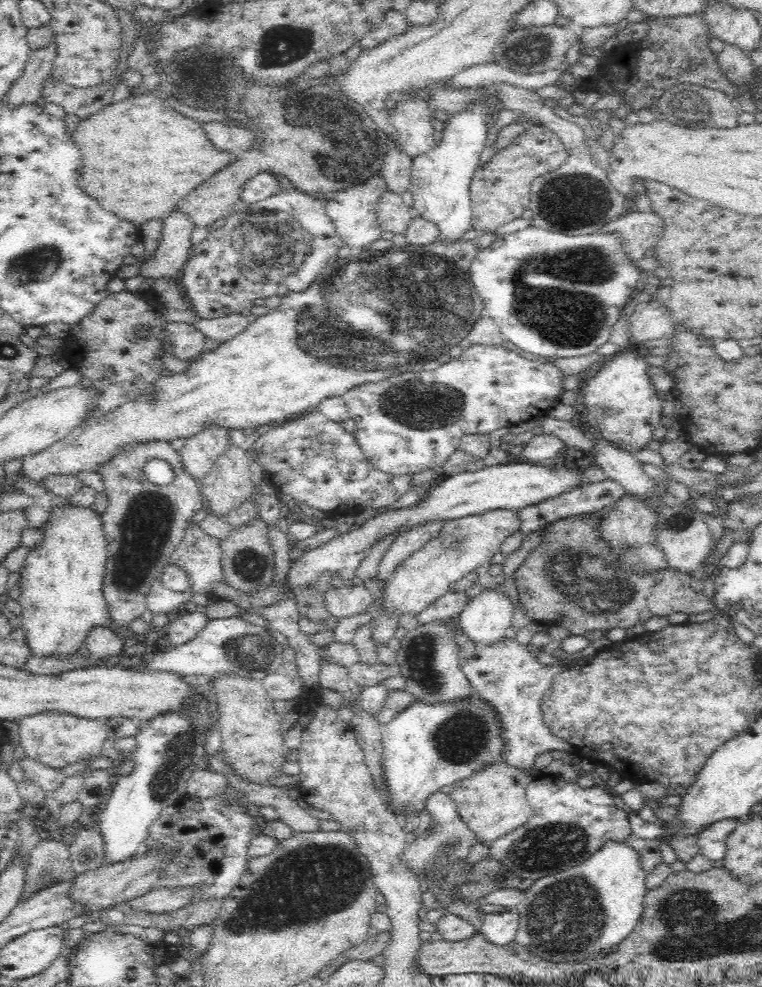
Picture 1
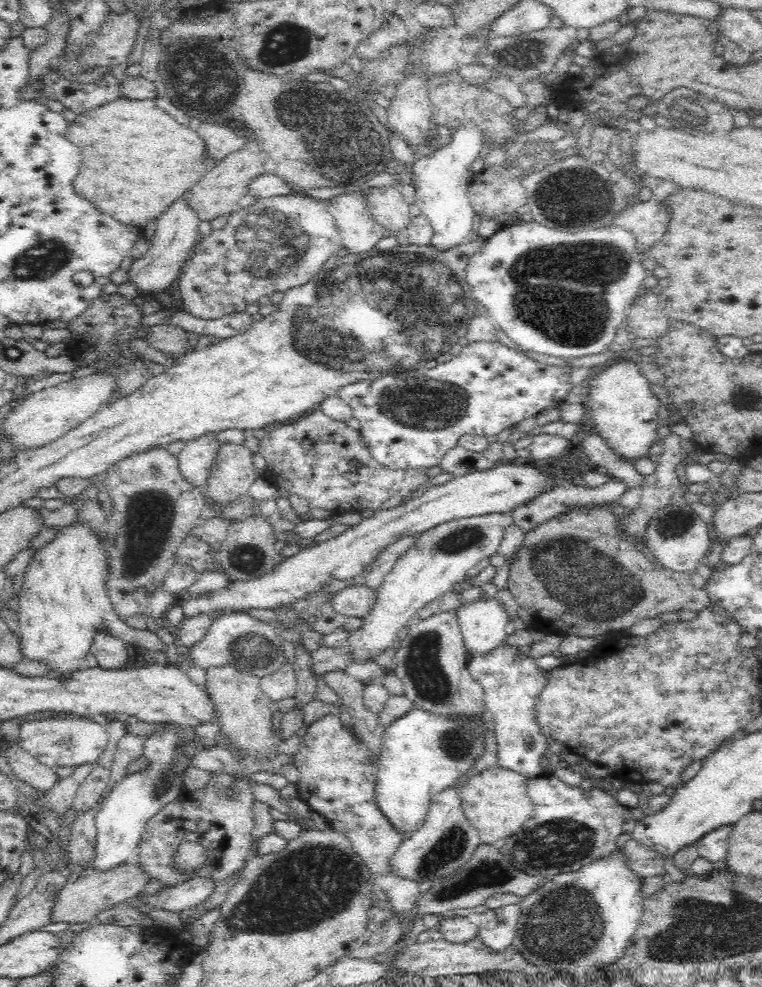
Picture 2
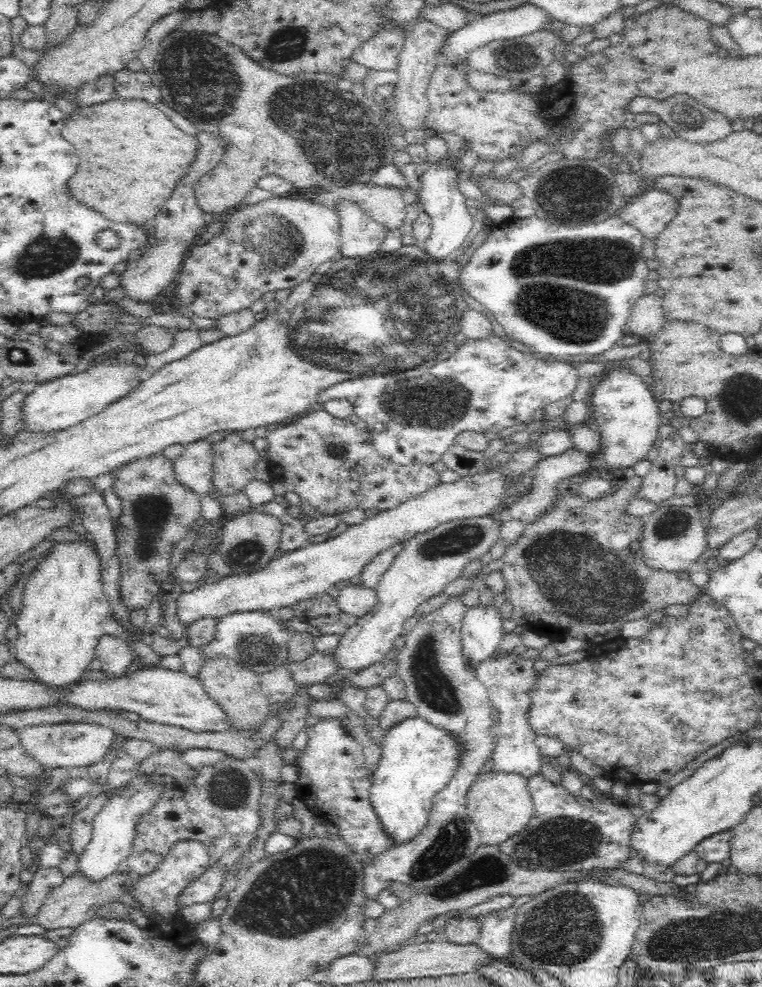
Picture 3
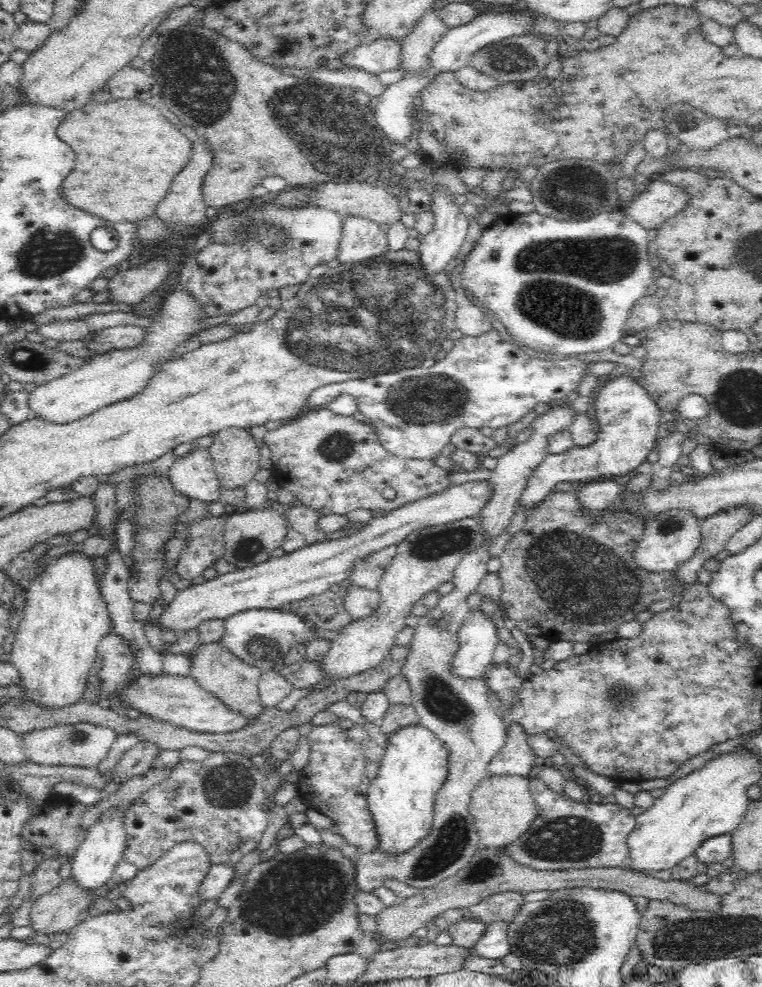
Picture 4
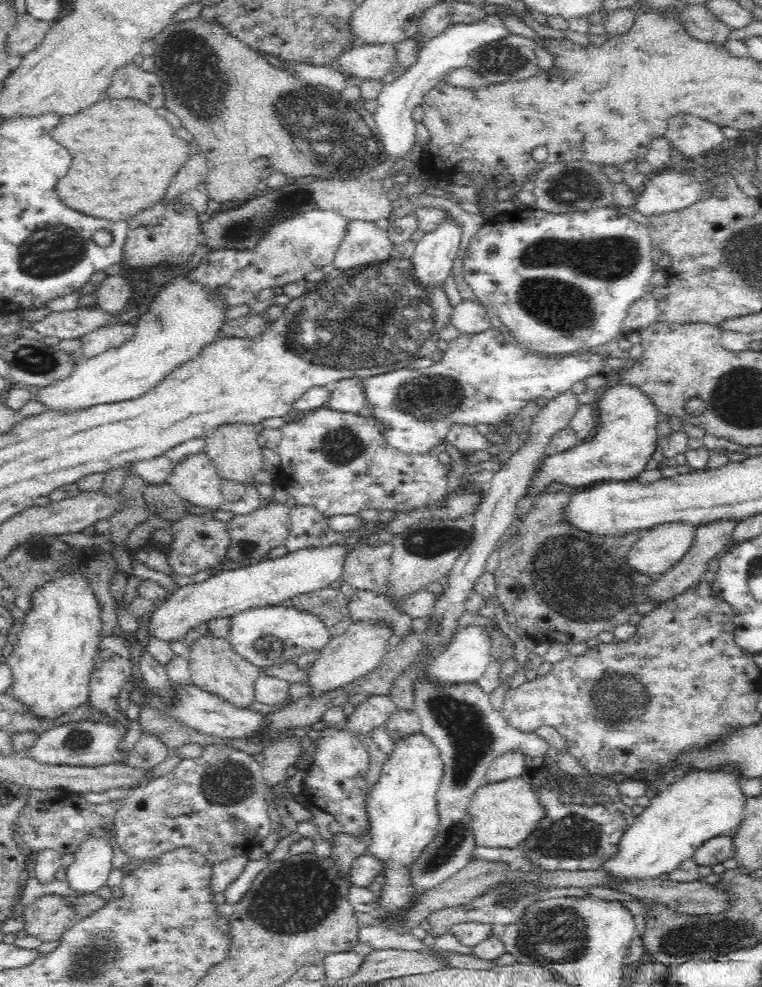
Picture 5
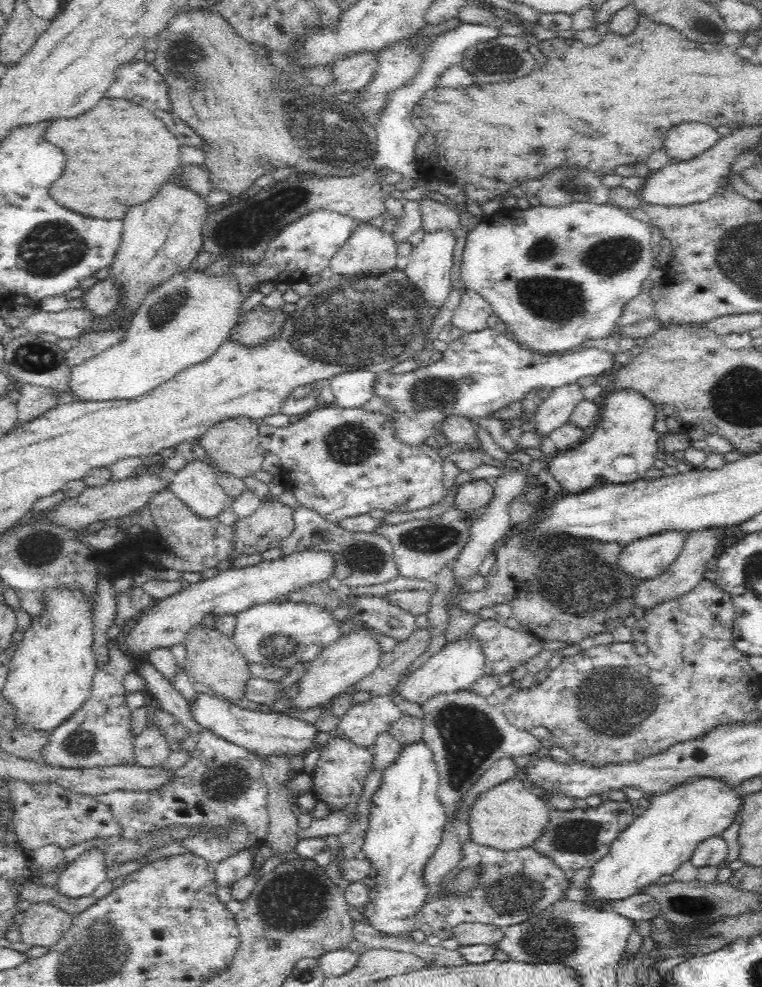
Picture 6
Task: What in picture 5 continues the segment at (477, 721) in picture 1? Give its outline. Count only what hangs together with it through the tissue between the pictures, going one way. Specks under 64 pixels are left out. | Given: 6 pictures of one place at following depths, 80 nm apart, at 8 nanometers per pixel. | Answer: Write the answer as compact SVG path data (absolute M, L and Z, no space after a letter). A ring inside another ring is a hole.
M412 732L394 740L388 758L374 786L369 788L366 803L370 823L367 852L385 864L385 884L379 899L377 915L402 912L421 890L410 881L410 864L424 846L436 836L438 821L436 793L443 775L443 762L439 748L424 732Z

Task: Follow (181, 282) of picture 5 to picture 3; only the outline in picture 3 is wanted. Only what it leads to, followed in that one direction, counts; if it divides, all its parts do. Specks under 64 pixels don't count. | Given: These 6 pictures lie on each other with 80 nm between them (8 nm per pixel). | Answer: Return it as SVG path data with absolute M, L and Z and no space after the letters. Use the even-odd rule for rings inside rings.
M108 359L96 367L89 367L86 372L80 370L76 375L63 375L62 378L57 379L48 384L38 385L29 394L26 395L23 406L21 407L21 414L19 419L22 423L20 431L32 431L36 435L53 435L55 432L66 430L73 427L75 424L102 412L109 404L124 398L136 386L136 378L144 375L140 367L129 366L118 363L116 359Z

